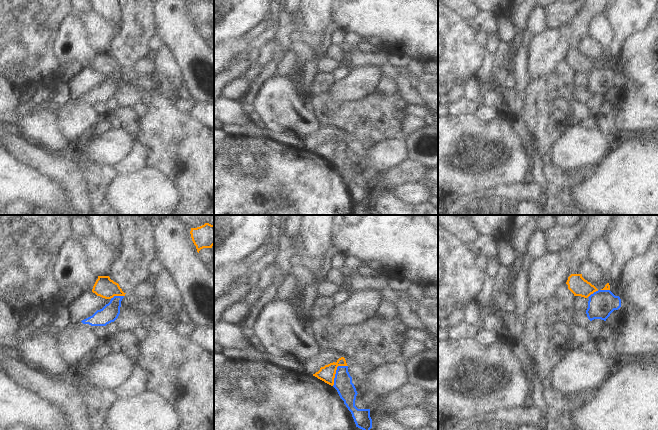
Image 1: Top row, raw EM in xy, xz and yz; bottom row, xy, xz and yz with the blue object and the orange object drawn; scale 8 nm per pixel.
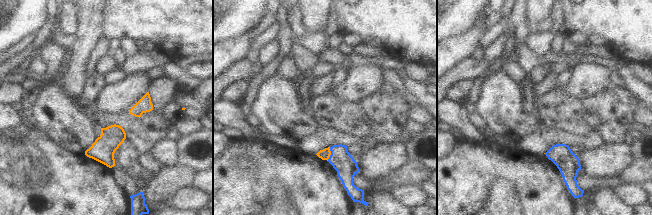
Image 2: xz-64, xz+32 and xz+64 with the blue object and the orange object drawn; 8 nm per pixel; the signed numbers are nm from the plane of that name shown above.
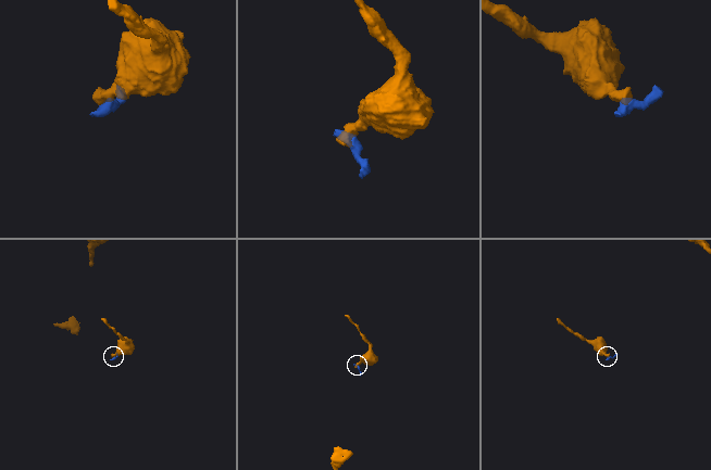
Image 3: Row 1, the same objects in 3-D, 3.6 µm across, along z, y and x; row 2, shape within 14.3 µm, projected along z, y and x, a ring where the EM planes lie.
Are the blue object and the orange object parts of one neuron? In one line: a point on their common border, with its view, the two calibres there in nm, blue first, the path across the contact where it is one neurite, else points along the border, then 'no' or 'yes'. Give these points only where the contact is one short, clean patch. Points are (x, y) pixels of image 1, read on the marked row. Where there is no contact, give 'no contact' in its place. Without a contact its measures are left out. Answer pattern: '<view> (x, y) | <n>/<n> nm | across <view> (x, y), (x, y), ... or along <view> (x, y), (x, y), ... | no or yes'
xz (336, 371) | 150/130 nm | along xz (347, 365), (339, 365), (337, 367), (332, 385) | no

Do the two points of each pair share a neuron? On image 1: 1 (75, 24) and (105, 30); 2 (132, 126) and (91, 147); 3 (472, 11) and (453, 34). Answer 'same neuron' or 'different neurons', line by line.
1: different neurons
2: different neurons
3: different neurons

